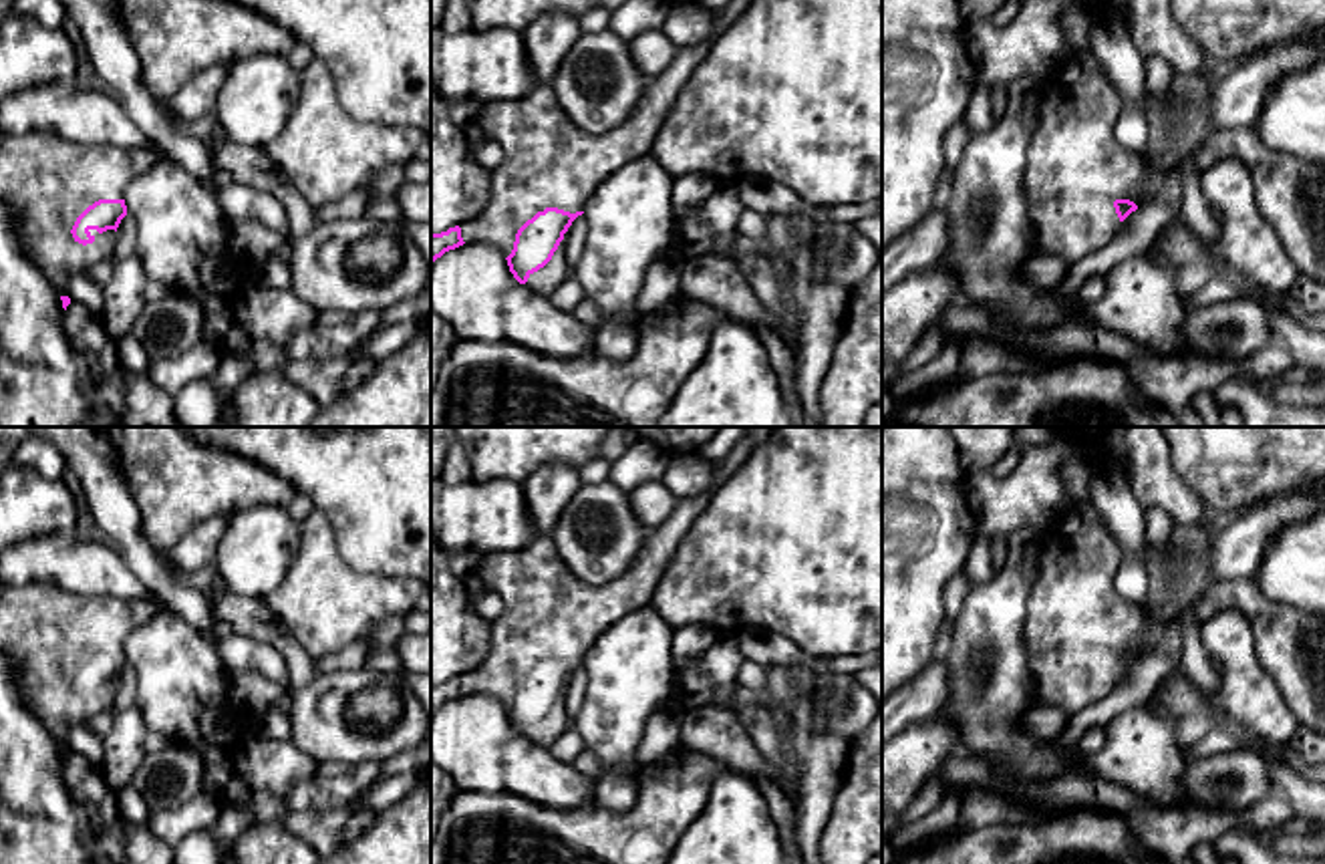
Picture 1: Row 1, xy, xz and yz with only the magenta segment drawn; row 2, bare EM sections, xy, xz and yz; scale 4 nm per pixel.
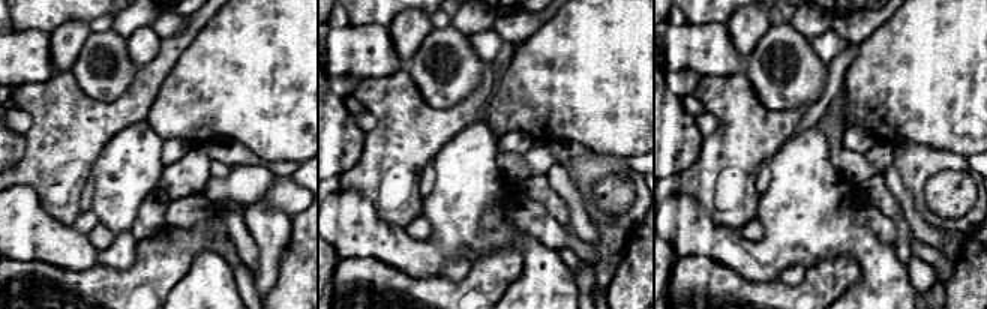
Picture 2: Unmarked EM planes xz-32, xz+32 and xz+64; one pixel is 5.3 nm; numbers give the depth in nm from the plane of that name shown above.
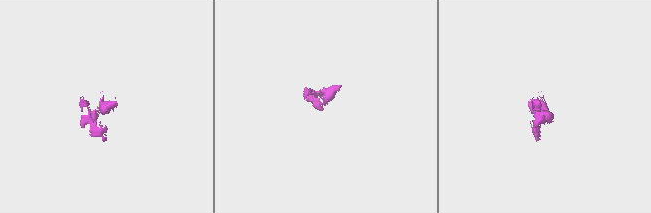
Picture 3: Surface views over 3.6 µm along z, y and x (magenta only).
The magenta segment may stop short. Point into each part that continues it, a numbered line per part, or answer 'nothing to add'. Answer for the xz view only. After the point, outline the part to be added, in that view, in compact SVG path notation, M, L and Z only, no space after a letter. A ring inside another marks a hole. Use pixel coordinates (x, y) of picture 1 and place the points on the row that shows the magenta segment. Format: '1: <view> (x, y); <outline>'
1: xz (548, 162); M731 0L717 10L713 38L677 46L673 62L650 79L632 115L612 131L592 135L576 127L550 85L538 85L522 99L483 103L473 123L501 147L503 161L489 171L487 205L459 226L463 242L489 244L507 258L518 230L538 211L584 211L602 181L652 151L695 66L749 4Z

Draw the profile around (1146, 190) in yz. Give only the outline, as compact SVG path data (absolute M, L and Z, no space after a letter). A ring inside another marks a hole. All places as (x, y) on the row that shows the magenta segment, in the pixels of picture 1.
M1152 163L1150 173L1138 185L1134 185L1124 199L1134 201L1138 207L1154 201L1164 177L1166 171Z

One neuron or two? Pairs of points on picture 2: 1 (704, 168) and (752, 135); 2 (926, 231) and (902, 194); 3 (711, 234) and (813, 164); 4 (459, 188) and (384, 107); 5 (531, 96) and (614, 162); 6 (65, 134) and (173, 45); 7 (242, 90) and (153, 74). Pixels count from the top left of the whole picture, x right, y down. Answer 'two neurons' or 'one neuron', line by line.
1: one neuron
2: one neuron
3: one neuron
4: two neurons
5: two neurons
6: one neuron
7: two neurons

